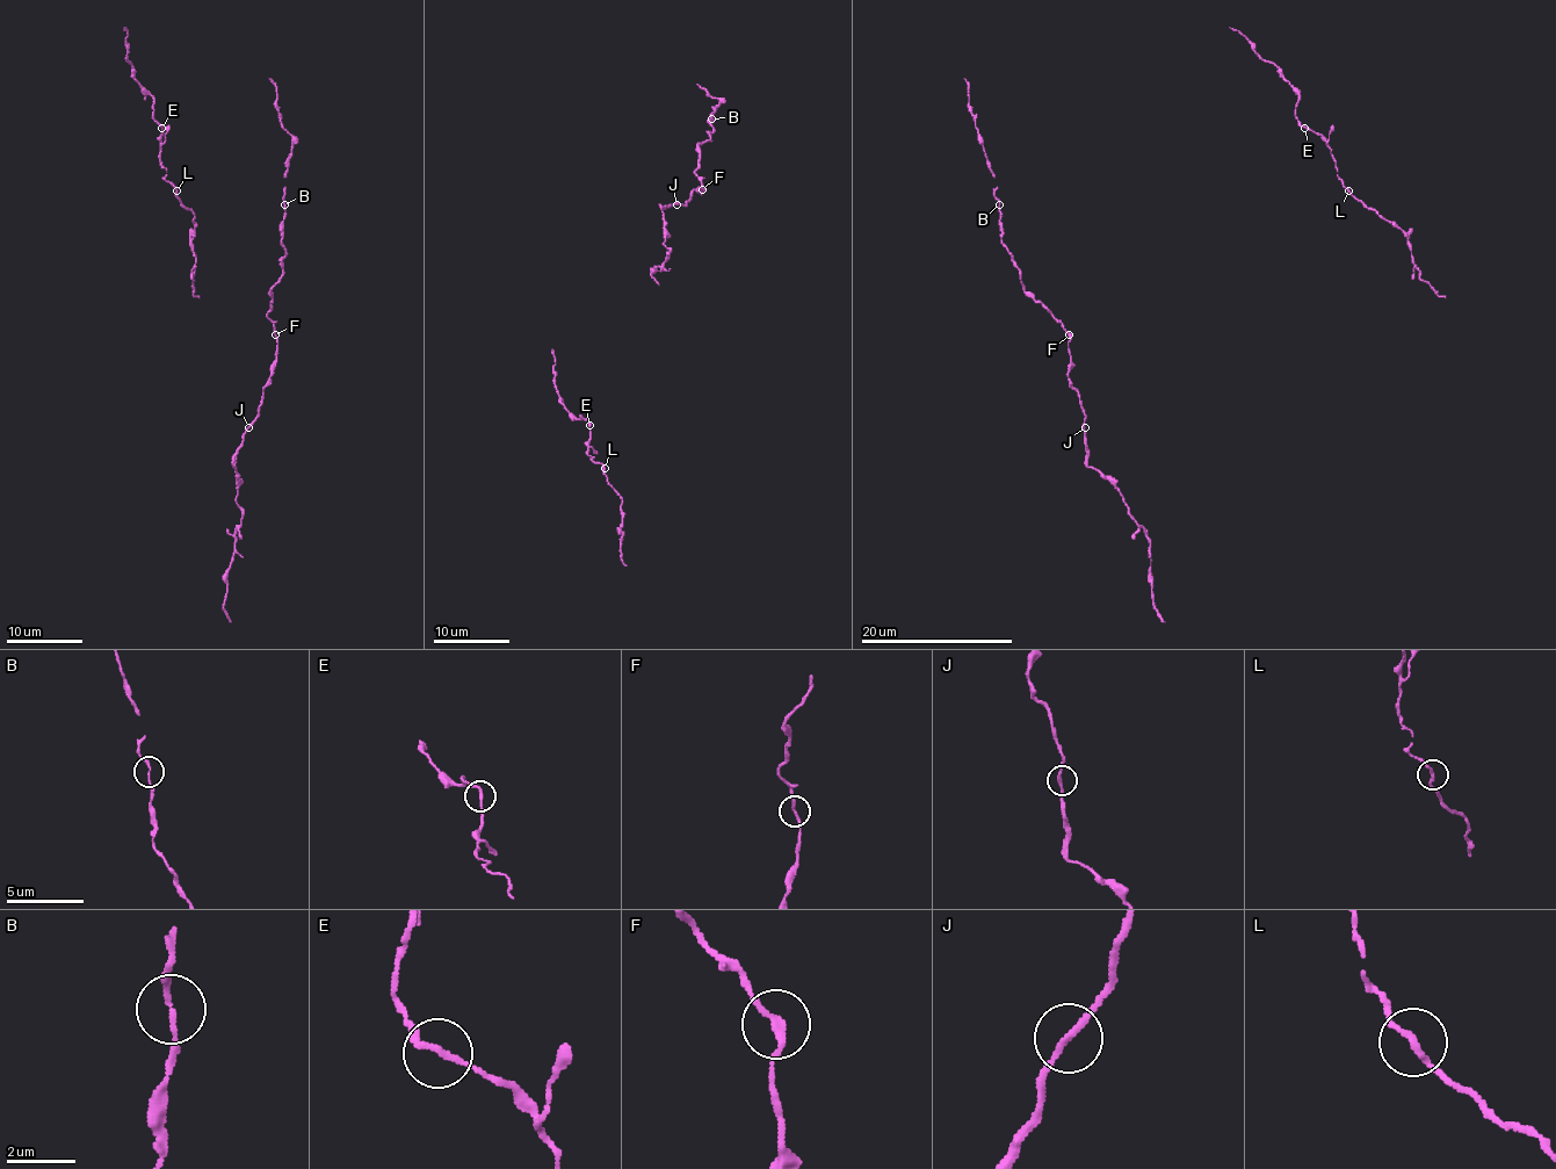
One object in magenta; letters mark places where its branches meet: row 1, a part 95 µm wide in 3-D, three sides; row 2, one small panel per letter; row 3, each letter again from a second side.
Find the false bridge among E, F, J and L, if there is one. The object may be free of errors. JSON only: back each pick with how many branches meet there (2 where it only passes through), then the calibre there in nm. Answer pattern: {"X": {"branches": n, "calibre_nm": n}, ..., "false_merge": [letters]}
{"false_merge": []}

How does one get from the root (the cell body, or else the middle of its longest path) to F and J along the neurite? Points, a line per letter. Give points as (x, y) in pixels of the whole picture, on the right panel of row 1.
F: (969, 81), (969, 110), (998, 186), (993, 195), (999, 201), (1001, 243), (1019, 269), (1023, 290), (1070, 334)
J: (969, 81), (969, 110), (998, 186), (1001, 243), (1023, 290), (1070, 338), (1068, 376), (1085, 427)

